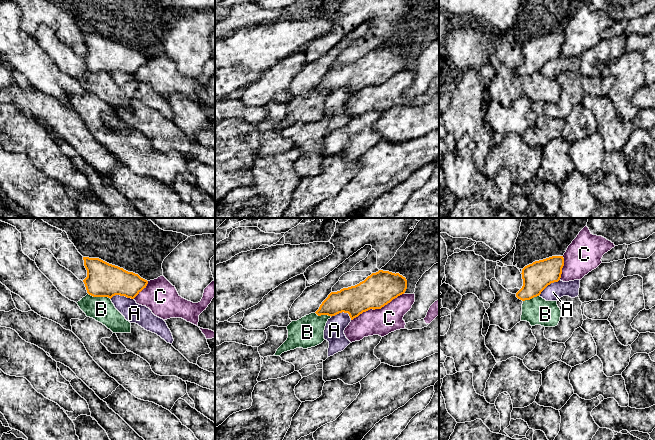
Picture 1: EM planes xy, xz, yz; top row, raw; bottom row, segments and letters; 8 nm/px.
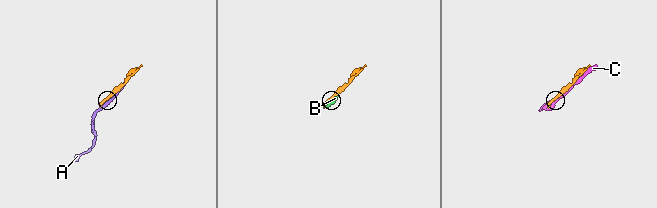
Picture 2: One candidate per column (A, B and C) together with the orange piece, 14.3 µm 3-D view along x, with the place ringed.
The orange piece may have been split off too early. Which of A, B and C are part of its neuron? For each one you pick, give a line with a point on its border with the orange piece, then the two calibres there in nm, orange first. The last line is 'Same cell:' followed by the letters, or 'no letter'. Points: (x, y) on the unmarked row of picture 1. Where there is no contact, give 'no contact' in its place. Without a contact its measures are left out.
Same cell: no letter

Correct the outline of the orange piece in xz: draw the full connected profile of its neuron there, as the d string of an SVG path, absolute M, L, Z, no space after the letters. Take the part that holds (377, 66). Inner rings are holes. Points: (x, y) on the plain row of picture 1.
M379 46L355 62L331 68L315 89L332 93L344 88L353 96L370 85L381 85L404 70L406 65L405 53Z

